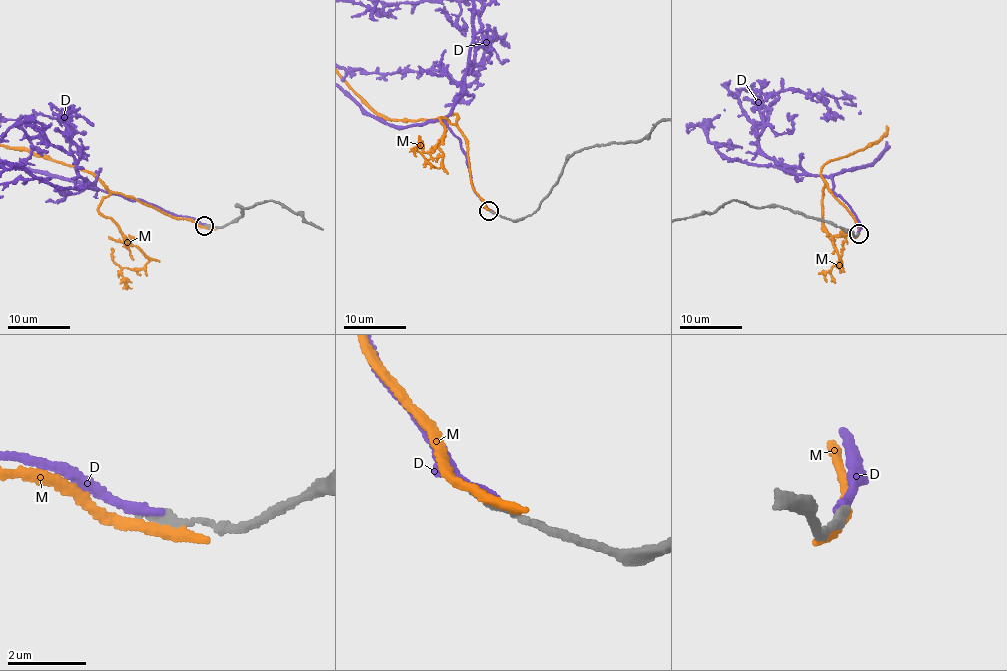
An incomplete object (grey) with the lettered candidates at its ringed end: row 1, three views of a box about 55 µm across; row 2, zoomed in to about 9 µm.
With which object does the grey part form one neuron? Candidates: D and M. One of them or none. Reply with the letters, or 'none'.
none

